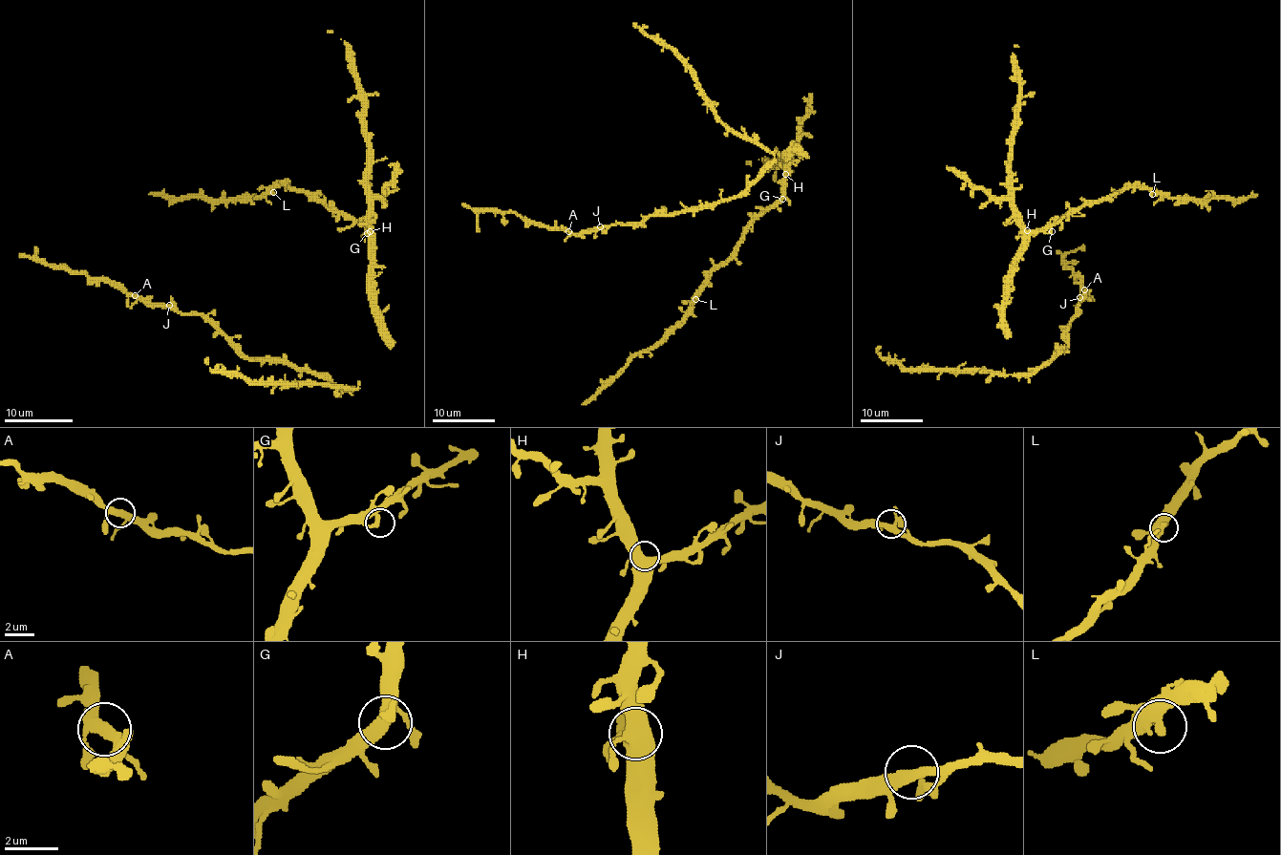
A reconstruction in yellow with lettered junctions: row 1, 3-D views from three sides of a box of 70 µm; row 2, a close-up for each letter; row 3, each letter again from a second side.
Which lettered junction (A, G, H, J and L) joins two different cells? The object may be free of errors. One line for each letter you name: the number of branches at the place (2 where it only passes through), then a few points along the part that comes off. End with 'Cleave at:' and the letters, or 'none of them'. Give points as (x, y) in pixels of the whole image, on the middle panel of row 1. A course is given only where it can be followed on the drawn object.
Cleave at: none of them

